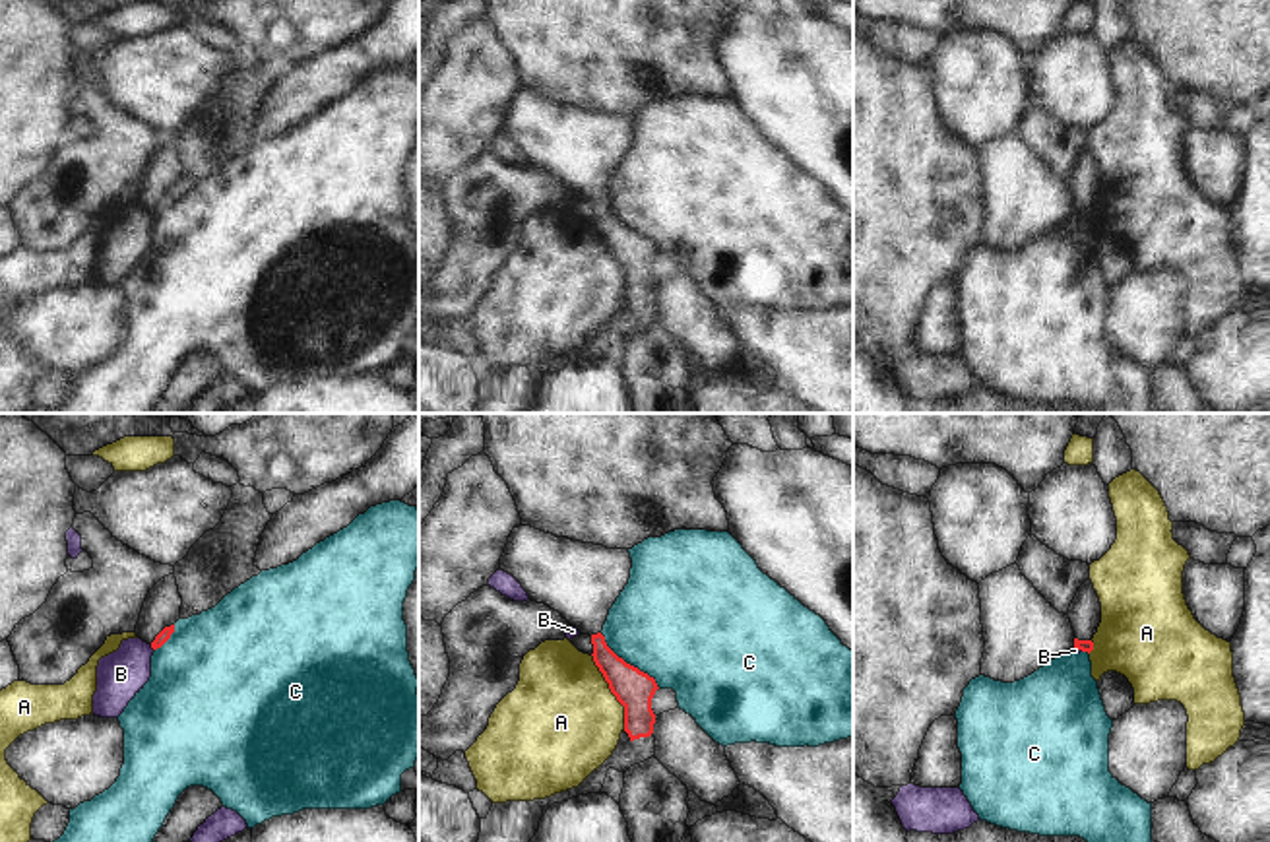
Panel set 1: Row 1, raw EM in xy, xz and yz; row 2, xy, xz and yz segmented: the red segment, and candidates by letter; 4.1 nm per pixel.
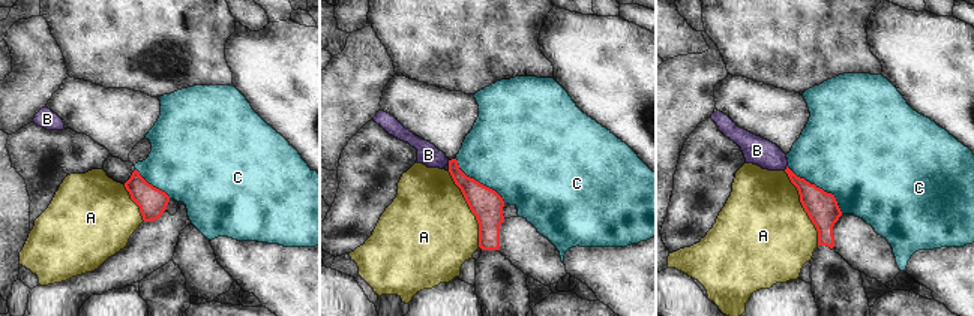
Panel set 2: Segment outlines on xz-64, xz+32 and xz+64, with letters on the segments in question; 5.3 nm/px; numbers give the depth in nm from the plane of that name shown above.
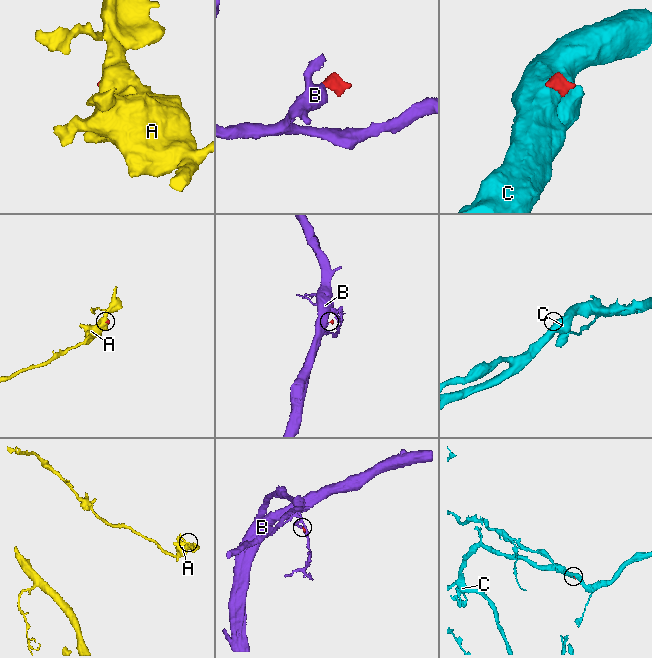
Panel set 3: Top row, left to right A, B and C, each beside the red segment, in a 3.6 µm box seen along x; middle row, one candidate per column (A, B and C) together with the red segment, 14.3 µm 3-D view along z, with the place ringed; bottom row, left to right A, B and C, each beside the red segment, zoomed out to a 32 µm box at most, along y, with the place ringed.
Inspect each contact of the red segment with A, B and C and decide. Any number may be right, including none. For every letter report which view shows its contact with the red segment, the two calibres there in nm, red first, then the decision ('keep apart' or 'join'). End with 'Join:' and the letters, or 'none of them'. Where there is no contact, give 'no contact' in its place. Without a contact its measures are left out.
A: xz | 160/480 nm | keep apart
B: xy | 50/190 nm | keep apart
C: xz | 160/480 nm | keep apart
Join: none of them

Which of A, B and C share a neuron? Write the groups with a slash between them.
A / B / C

